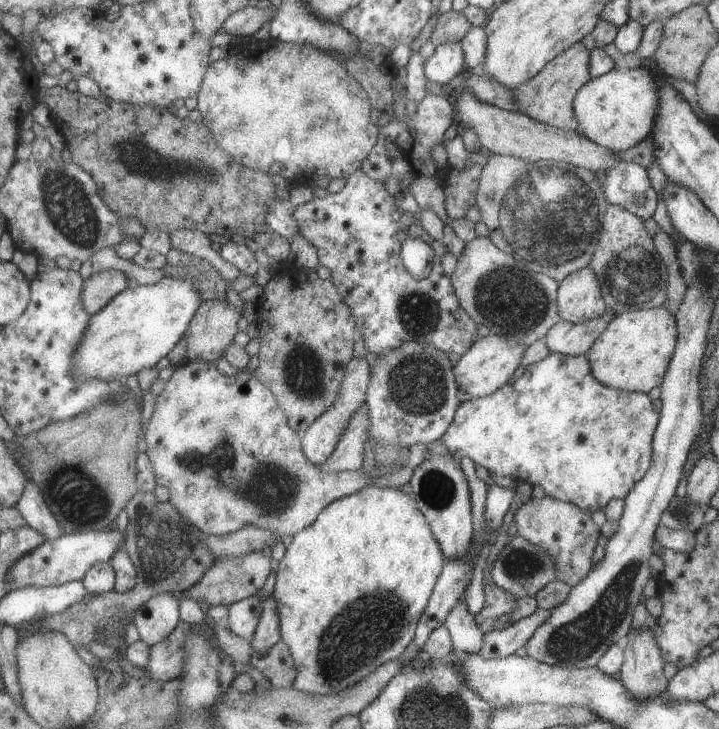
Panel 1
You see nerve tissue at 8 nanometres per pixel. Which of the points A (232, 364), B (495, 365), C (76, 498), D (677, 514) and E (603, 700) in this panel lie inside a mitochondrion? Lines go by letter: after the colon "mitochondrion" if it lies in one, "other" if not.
A: other
B: other
C: mitochondrion
D: mitochondrion
E: other

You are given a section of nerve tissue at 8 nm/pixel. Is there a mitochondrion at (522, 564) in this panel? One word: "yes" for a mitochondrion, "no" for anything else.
yes

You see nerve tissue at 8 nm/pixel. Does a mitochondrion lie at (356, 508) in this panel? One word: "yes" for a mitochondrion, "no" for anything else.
no

